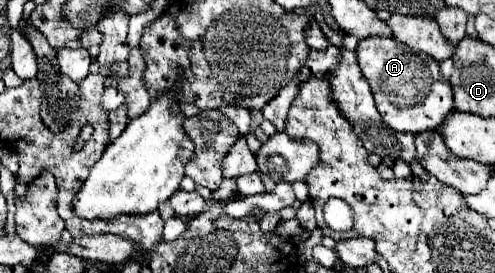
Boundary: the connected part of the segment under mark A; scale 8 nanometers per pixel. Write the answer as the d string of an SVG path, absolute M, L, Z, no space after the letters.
M370 36L360 40L356 56L364 78L372 86L376 108L392 130L412 134L438 130L444 118L456 110L450 82L440 74L438 62L428 58L428 54L416 54L412 48L396 44L394 38Z

